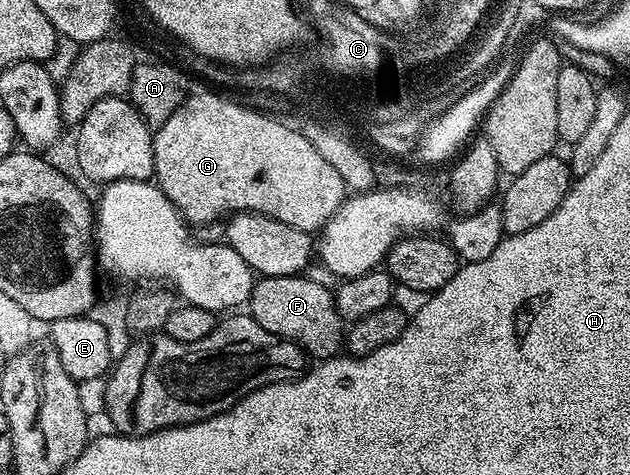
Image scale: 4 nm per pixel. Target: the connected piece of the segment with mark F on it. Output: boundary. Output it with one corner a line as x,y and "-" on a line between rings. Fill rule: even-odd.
293,274
259,277
250,287
248,313
260,328
268,328
268,332
296,343
311,359
325,360
343,349
344,319
336,308
331,287
306,277

